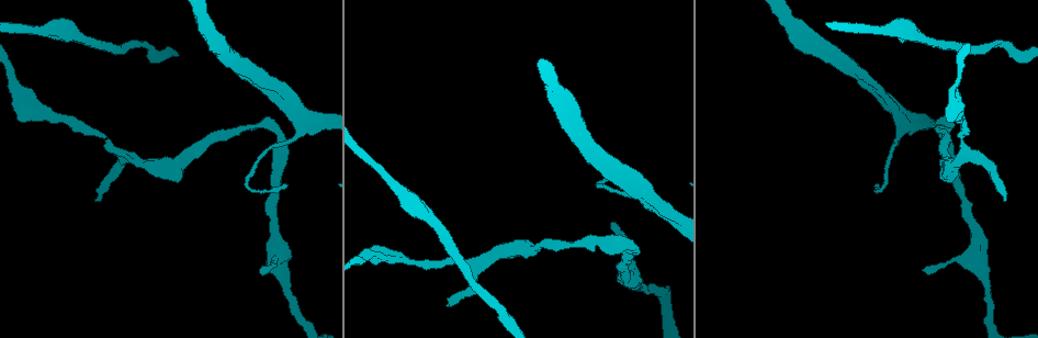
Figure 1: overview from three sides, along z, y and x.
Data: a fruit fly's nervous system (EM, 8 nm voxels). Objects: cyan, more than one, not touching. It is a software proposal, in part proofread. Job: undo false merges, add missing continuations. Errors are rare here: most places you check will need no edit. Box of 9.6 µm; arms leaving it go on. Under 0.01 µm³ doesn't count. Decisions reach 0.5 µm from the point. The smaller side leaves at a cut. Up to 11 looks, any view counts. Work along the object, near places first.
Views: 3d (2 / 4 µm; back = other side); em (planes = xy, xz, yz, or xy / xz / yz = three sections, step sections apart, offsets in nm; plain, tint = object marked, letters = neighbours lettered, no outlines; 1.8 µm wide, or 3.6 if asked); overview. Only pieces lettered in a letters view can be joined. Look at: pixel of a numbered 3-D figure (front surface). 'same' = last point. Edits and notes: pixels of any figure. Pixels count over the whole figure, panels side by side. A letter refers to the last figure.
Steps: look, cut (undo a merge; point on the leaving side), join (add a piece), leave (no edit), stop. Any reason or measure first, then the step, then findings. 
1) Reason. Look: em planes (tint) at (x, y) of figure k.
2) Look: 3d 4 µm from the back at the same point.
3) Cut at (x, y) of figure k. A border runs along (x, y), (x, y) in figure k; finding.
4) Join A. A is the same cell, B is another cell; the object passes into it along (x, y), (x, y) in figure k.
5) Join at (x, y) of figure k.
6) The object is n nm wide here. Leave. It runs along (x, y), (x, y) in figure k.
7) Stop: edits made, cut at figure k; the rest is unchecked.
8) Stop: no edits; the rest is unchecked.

Look: 3d 4 µm at (923, 269) of figure 1.

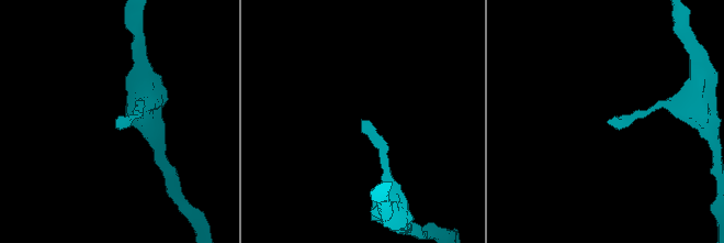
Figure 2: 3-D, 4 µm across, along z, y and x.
Look: em planes (plain) at (361, 122) of figure 2.

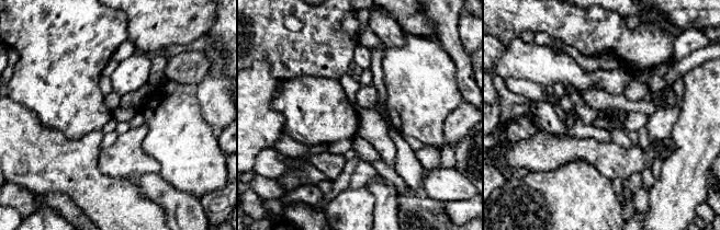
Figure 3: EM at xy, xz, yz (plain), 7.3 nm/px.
See the neighbours. Look: em planes (letters) at the same point.

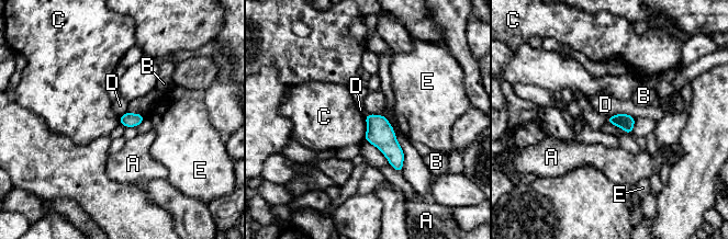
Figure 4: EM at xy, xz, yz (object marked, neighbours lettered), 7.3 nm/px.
The object is 110 nm wide here. Leave. A, B, C, D and E are other cells; a border runs along (364, 116), (366, 123), (365, 139) in figure 4; no lettered piece goes on from it.

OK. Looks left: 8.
Free end. Look: 3d 4 µm from the back at (447, 305) of figure 1.

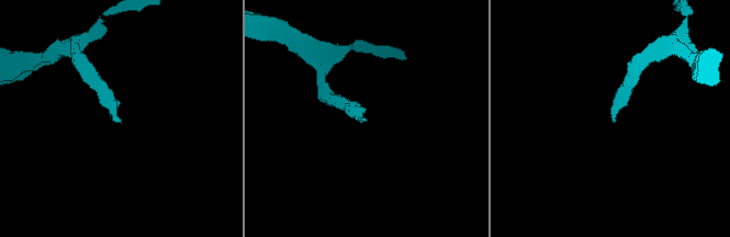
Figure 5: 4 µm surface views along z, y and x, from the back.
Need the tissue. Look: em xz step 8 (letters) at (367, 120) of figure 5.

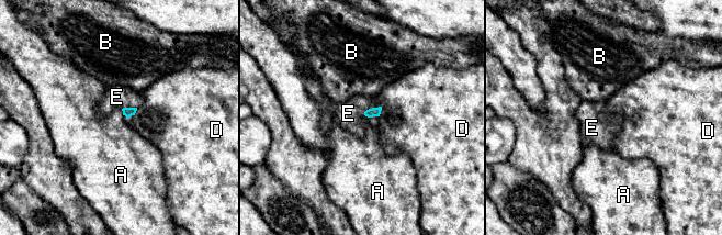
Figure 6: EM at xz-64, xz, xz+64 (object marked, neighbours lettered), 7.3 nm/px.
Join E. E is the same cell, A, B and D are other cells; the object passes into it along (371, 112), (370, 108), (348, 113) in figure 6; the neuron continues.

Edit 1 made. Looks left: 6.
Look: em xy step 4 (letters) at (450, 261) of figure 1.

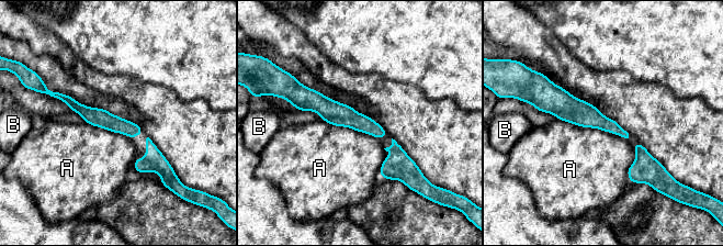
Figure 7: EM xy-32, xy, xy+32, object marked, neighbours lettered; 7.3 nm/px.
The longest contact is with A, 550 nm. Leave. A and B are other cells; a border runs along (558, 119), (628, 138) in figure 7; continuous, no second neuron.

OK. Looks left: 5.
Three-way junction. Look: em 3.6 µm planes (plain) at (898, 111) of figure 1.

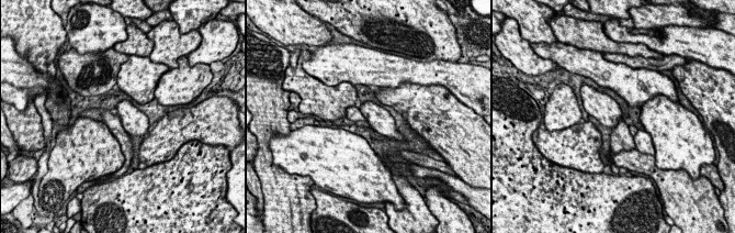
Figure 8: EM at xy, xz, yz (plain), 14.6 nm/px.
Look: em 3.6 µm planes (letters) at the same point.

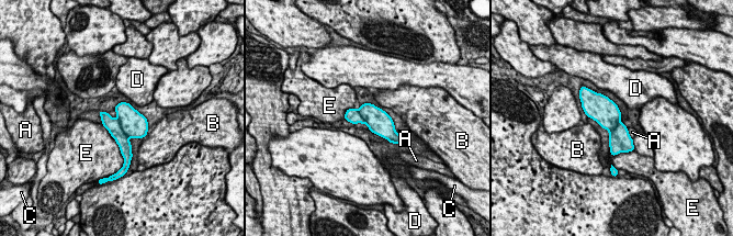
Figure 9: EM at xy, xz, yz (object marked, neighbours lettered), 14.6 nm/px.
Leave. A, B, C, D and E are other cells; a border runs along (627, 128), (632, 138) in figure 9; all the same neuron.

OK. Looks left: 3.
Stop: edits made, join at figure 6; the rest is unchecked.

